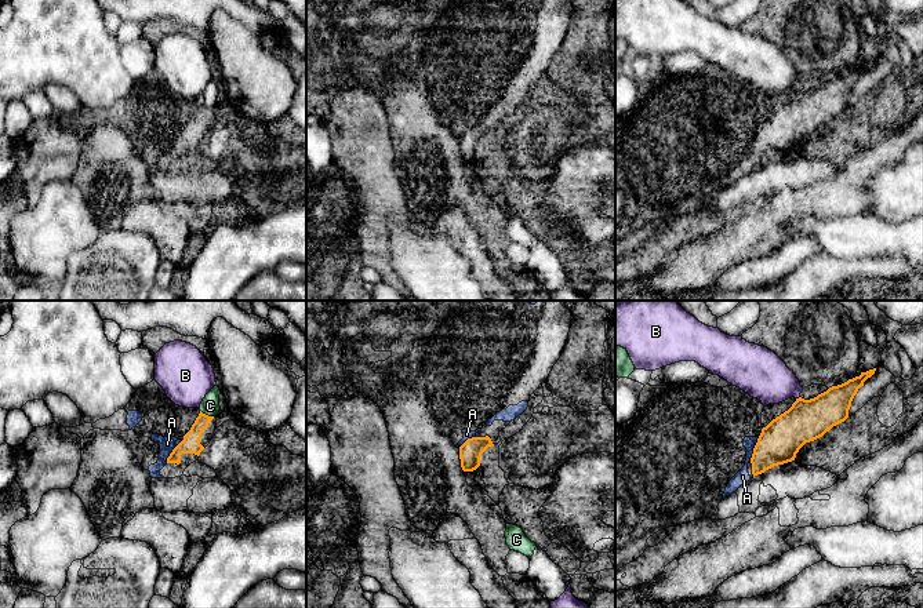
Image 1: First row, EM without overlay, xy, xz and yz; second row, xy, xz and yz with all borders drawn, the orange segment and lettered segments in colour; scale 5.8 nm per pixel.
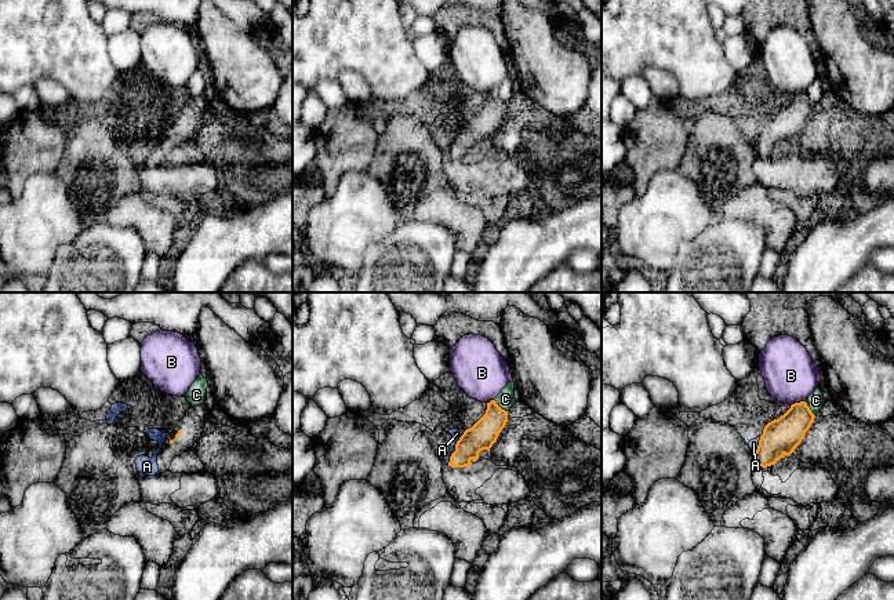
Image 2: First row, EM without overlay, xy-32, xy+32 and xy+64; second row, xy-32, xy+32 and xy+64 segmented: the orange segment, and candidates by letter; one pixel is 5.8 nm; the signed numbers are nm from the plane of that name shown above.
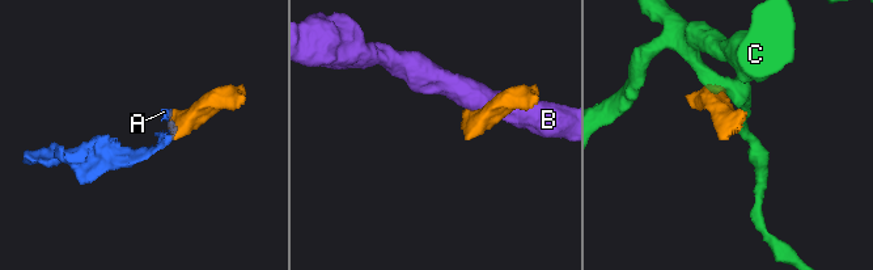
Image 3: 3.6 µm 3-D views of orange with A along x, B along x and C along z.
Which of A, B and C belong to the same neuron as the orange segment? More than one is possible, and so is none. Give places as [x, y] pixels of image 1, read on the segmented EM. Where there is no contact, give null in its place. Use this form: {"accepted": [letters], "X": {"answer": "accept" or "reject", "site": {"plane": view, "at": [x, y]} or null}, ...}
{"accepted": ["A"], "A": {"answer": "accept", "site": {"plane": "yz", "at": [753, 448]}}, "B": {"answer": "reject", "site": {"plane": "yz", "at": [799, 397]}}, "C": {"answer": "reject", "site": {"plane": "xy", "at": [207, 415]}}}

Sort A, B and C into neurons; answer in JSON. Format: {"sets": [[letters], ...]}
{"sets": [["A"], ["B"], ["C"]]}

